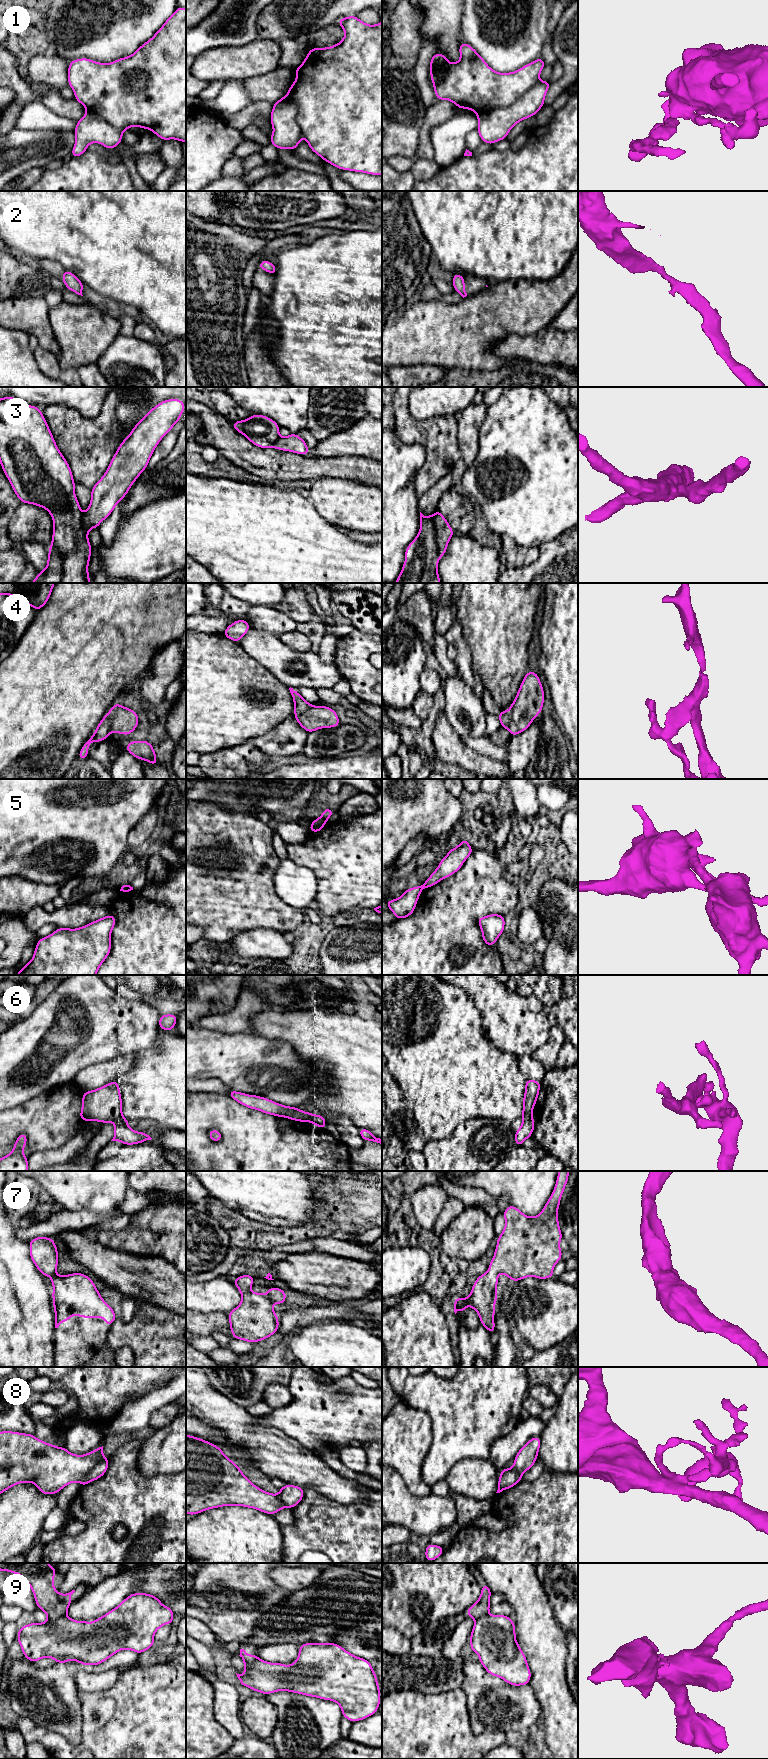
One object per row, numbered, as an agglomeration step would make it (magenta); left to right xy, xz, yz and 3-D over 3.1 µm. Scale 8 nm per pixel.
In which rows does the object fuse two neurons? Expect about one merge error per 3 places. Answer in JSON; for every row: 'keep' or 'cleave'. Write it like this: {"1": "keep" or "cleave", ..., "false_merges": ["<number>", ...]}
{"1": "keep", "2": "keep", "3": "cleave", "4": "cleave", "5": "cleave", "6": "cleave", "7": "keep", "8": "cleave", "9": "cleave", "false_merges": ["3", "4", "5", "6", "8", "9"]}

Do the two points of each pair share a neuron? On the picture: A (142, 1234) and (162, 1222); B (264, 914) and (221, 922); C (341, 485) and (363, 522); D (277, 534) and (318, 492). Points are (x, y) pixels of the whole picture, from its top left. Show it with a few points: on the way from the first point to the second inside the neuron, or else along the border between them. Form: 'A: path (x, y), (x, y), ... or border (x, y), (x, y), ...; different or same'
A: path (147, 1234), (157, 1227); same
B: path (253, 914), (232, 914); same
C: path (341, 494), (360, 513); same
D: border (306, 493), (315, 510), (324, 519); different

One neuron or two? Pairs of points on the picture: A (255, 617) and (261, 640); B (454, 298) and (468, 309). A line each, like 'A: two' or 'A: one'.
A: two
B: two

